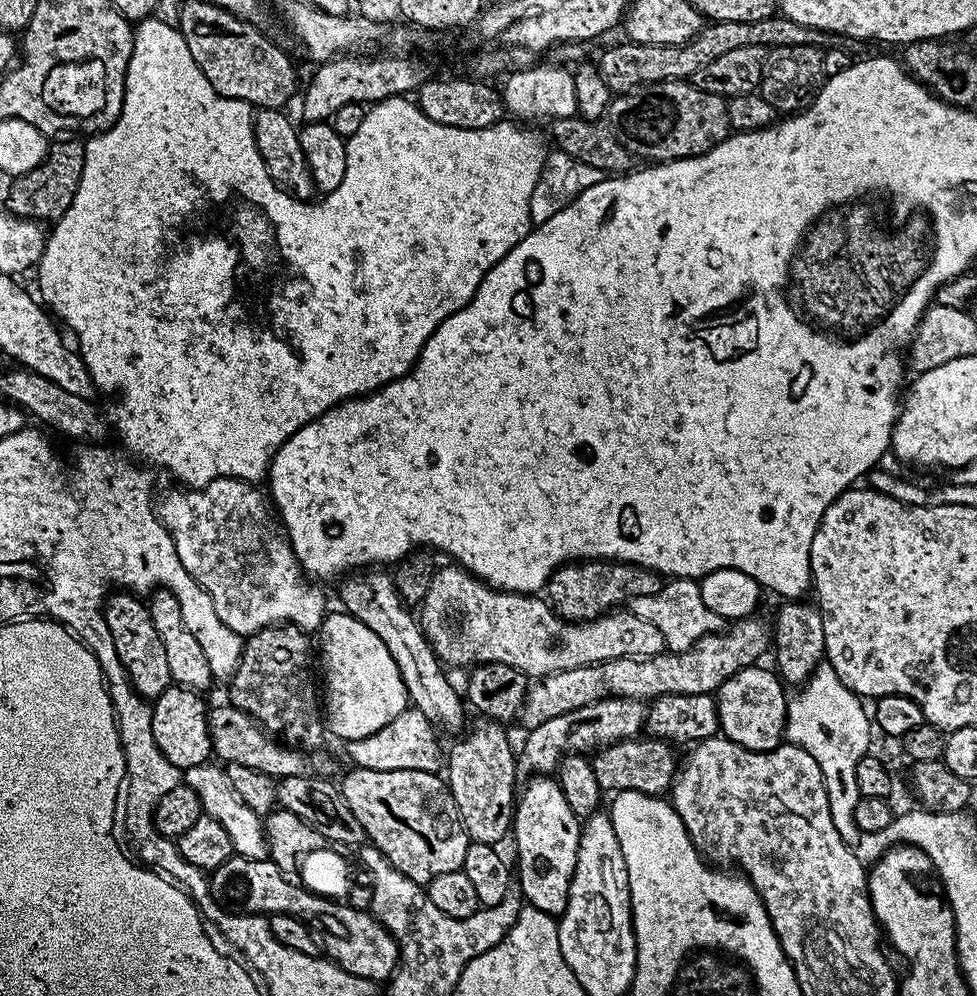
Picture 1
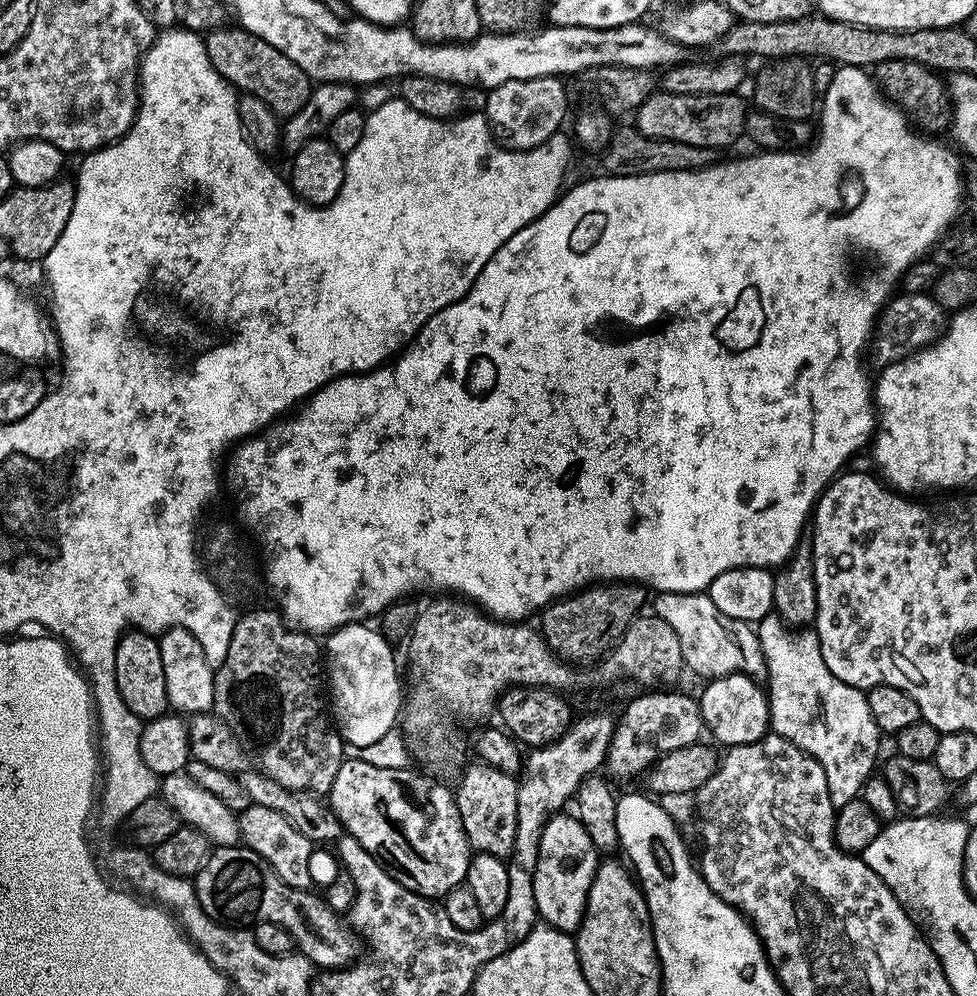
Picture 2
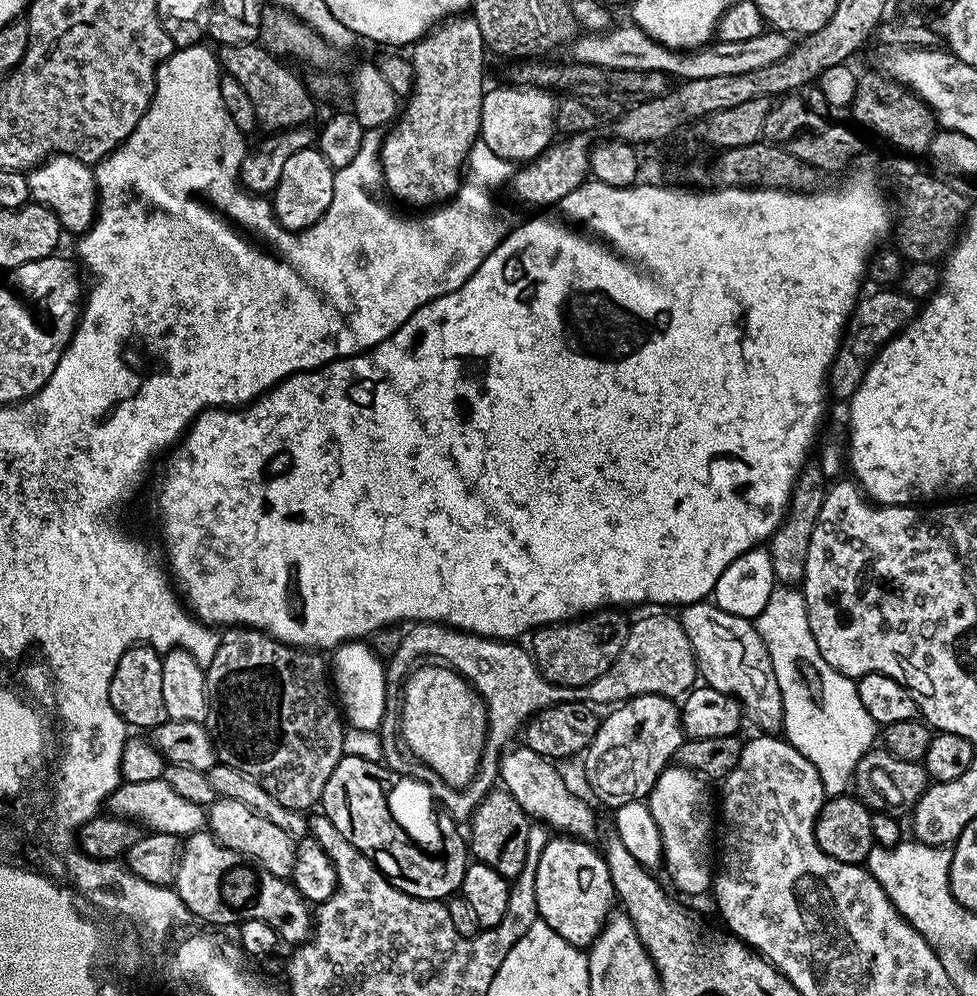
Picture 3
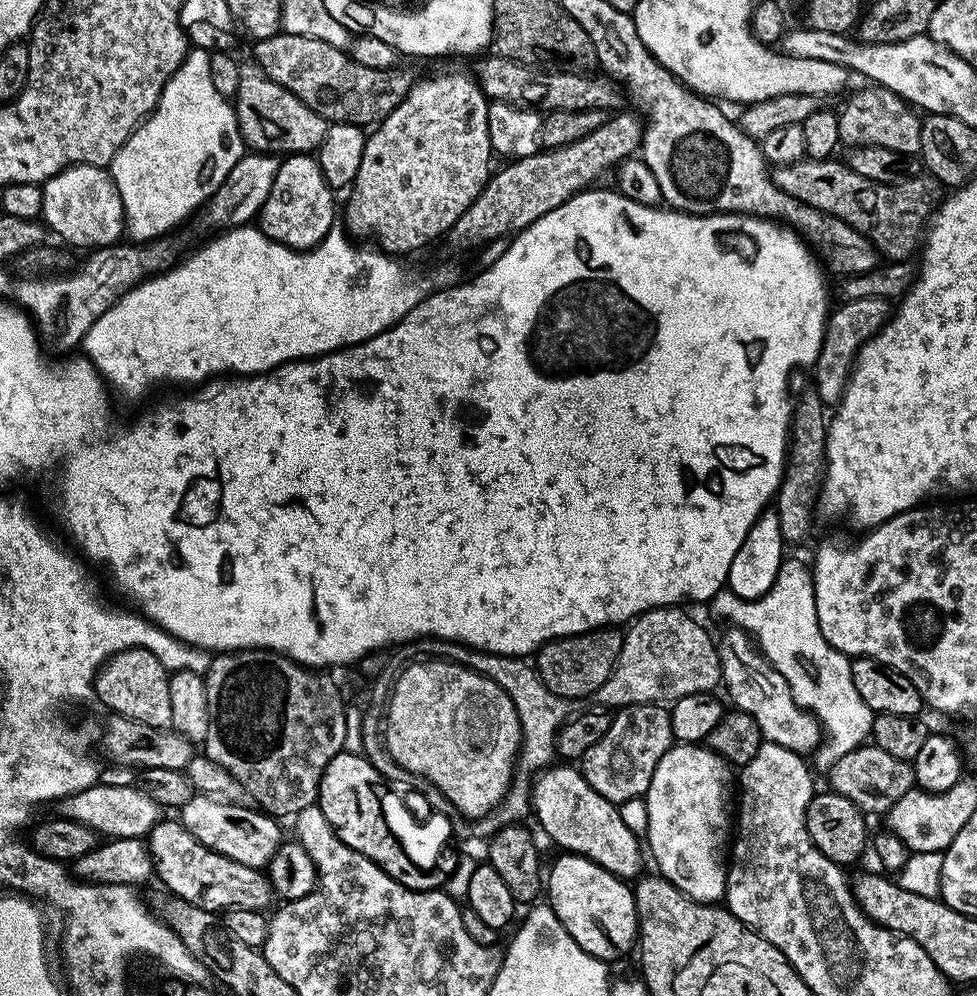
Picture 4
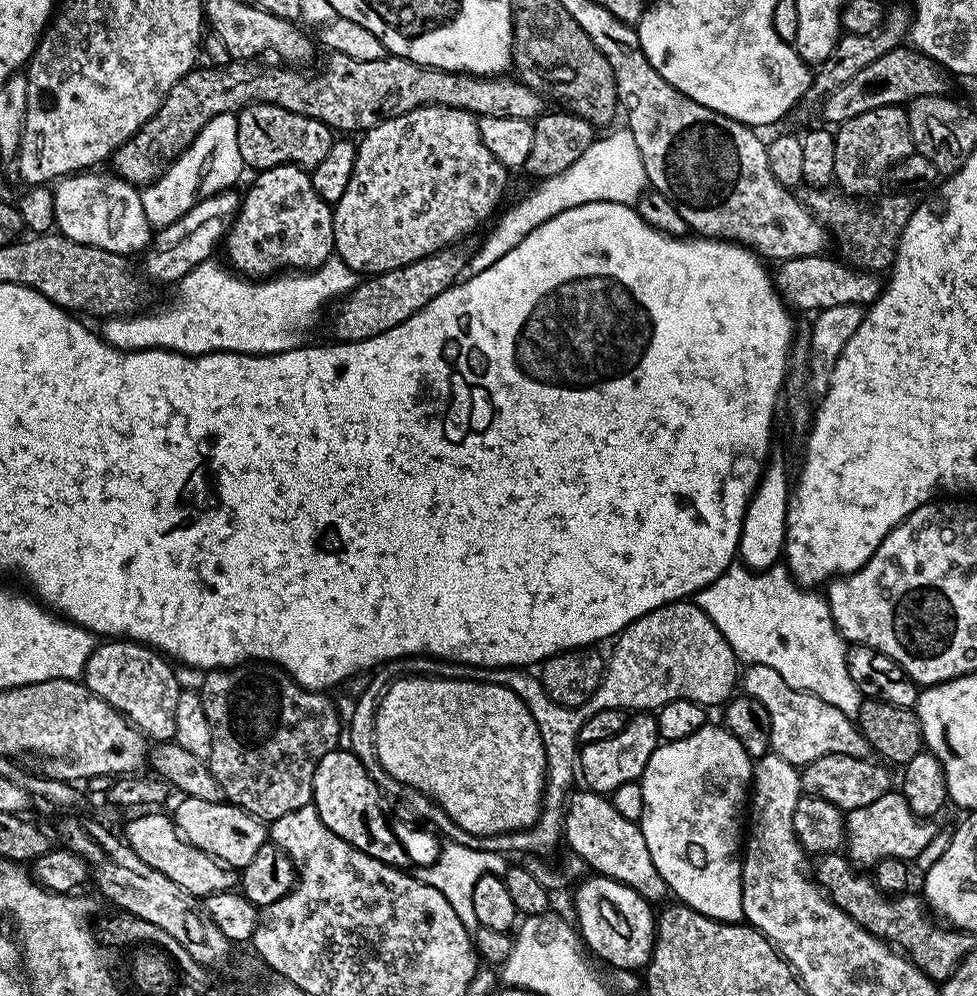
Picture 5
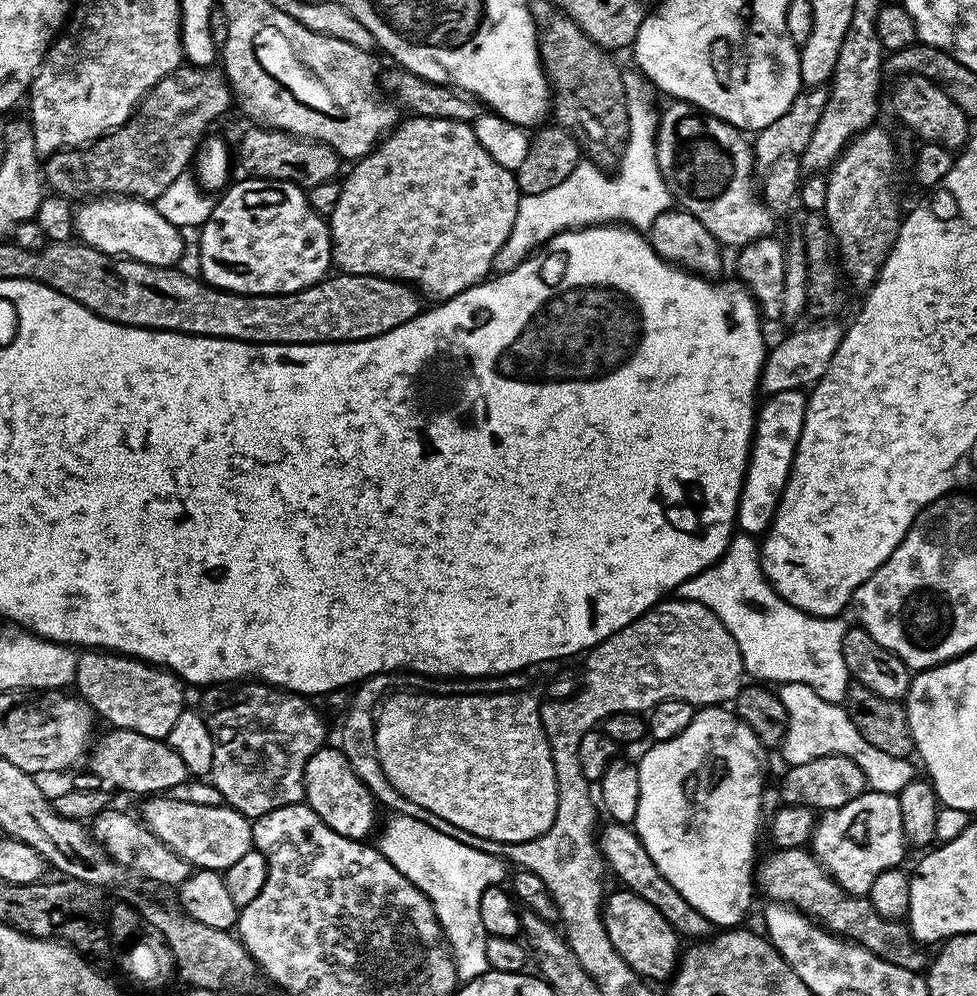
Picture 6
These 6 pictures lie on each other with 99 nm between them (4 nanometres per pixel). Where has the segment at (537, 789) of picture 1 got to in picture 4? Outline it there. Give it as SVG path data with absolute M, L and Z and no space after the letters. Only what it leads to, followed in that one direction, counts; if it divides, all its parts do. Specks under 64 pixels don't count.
M560 854L560 857L552 864L552 869L546 872L546 897L547 903L556 911L556 917L566 926L570 938L586 950L594 958L605 962L613 962L623 952L633 951L638 940L638 921L636 918L636 903L632 897L632 888L620 877L607 872L602 866L598 866L593 860L584 856Z

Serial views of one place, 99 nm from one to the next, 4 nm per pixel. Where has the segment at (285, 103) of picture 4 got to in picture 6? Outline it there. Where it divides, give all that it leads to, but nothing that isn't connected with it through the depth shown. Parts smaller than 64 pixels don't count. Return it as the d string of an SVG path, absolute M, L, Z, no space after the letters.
M248 126L240 140L238 168L248 178L285 180L307 190L322 182L336 180L341 175L340 164L342 165L341 156L328 144L319 144L316 140L301 140L288 132L279 132L277 128Z

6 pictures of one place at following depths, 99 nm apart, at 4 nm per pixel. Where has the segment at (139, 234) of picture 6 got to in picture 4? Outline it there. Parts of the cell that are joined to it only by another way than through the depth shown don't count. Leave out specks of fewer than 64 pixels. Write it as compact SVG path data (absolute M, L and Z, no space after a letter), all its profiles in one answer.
M72 164L45 180L42 187L43 223L51 231L53 228L66 243L77 244L83 250L95 250L115 244L125 235L122 198L104 168L93 164Z

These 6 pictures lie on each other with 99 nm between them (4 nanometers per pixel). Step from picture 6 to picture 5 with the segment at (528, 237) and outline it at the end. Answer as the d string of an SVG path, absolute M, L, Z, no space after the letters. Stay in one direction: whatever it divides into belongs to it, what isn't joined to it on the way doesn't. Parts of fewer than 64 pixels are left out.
M621 130L605 140L597 138L592 141L590 150L585 150L582 158L574 162L574 166L562 170L562 174L554 174L549 180L540 180L529 196L495 221L496 229L481 242L477 252L475 249L469 255L467 271L482 274L482 270L490 270L490 266L494 266L494 262L498 262L498 258L502 258L504 254L510 254L510 250L514 250L514 246L518 246L518 242L522 242L526 234L538 230L542 222L550 222L550 218L562 214L562 210L570 210L590 202L635 205L646 192L647 184L648 175L642 166L642 154L638 154L638 142L634 142L632 132Z

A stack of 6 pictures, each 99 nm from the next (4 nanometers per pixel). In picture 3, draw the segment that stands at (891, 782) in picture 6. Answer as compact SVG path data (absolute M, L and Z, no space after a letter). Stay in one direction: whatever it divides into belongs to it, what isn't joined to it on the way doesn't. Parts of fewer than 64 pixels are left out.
M714 602L690 604L681 612L684 613L679 613L678 619L690 638L692 653L696 656L696 666L703 683L709 688L736 697L740 701L740 707L746 713L747 719L749 716L760 727L757 729L768 734L775 733L784 722L782 694L778 690L778 682L768 648L764 644L759 630L756 629L755 623L746 618L738 618L734 614L726 614L726 610L722 610Z

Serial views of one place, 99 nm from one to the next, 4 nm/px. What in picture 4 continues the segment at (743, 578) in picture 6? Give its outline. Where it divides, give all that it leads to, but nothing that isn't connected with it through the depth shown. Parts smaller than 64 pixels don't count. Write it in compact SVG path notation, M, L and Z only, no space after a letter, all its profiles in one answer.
M792 558L784 559L780 563L778 578L774 578L774 586L770 586L770 590L762 598L743 600L732 592L721 590L712 597L710 607L722 619L729 620L727 622L729 625L741 628L743 632L748 633L758 645L764 659L772 663L774 670L778 670L782 678L786 678L793 702L800 708L807 708L820 721L826 742L821 743L814 753L817 769L820 767L821 770L827 770L834 762L838 762L838 758L842 758L842 754L850 754L853 745L857 743L856 732L861 732L864 738L871 737L872 725L869 713L865 711L864 703L858 698L858 690L854 690L852 660L838 650L834 650L830 642L822 638L822 630L818 626L818 614L814 606L814 582L807 563L803 564L802 561L792 560Z

